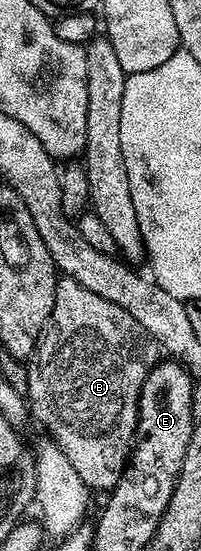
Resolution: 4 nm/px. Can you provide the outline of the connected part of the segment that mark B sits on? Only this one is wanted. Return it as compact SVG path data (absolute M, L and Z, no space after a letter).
M58 278L51 317L37 338L37 348L28 364L28 410L33 419L37 418L49 430L48 438L66 455L82 481L94 492L112 492L129 462L137 433L137 402L147 374L145 343L145 330L131 313L99 297L99 293L91 293L91 289L79 285L74 279Z

